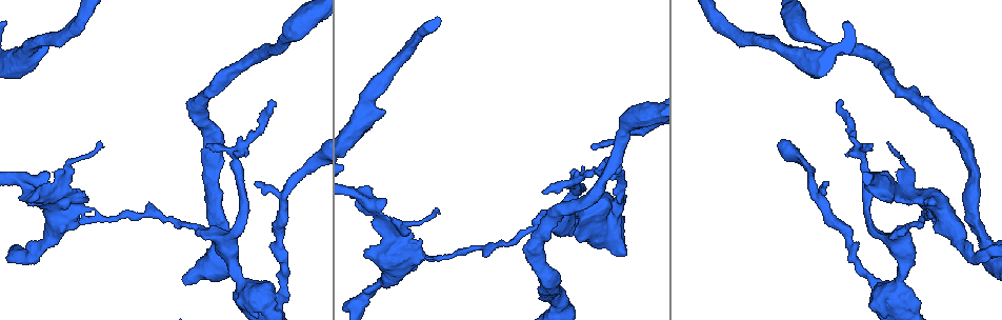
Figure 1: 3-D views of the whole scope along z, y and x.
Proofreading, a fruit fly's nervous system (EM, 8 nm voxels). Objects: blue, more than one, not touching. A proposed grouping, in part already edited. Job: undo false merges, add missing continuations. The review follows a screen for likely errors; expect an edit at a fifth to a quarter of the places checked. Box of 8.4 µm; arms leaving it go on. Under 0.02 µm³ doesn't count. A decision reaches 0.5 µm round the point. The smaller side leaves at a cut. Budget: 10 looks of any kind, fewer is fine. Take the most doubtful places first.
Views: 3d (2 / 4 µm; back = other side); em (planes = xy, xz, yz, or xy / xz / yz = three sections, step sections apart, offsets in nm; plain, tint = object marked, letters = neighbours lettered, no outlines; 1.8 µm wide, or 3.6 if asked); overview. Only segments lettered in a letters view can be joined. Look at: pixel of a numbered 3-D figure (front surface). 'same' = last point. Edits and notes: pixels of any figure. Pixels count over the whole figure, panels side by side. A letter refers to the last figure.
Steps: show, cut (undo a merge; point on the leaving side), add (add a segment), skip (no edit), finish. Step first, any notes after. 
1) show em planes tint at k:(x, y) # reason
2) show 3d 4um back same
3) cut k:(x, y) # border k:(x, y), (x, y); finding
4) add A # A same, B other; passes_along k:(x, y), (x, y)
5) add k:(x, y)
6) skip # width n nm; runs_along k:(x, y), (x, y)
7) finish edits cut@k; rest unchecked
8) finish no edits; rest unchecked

show 3d 2um at 1:(45, 46) # branch stops here

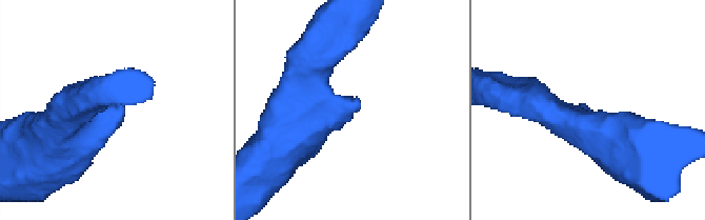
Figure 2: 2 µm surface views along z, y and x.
show em yz step 4 tint at 2:(122, 113) # shape alone is not enough

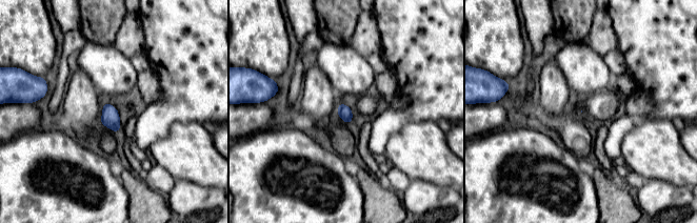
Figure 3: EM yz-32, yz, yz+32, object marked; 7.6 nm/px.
show em planes letters same # another direction

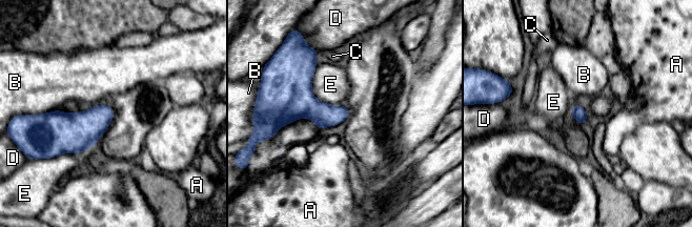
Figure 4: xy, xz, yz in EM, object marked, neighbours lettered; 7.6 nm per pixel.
skip # longest_contact E 380 nm; A other, B other, C other, D other, E other; border 4:(317, 64), (312, 94), (343, 105); none of them fits

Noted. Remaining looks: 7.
show em planes tint at 1:(272, 100) # thin end

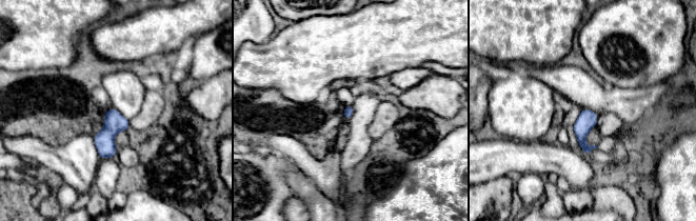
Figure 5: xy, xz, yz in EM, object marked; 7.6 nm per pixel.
show em planes letters same # see the neighbours

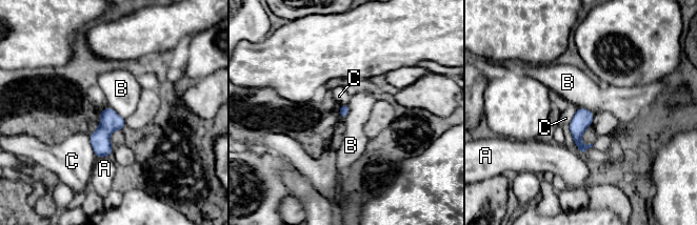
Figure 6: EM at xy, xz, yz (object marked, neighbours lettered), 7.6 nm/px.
skip # A other, B other, C other; border 6:(107, 106), (112, 107), (124, 120); none of them fits

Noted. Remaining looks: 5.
show 3d 4um at 1:(431, 257) # thick turns thin

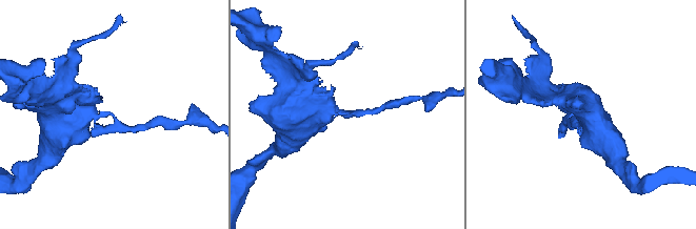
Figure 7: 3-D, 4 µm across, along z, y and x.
show em planes letters at 7:(110, 128) # need the tissue

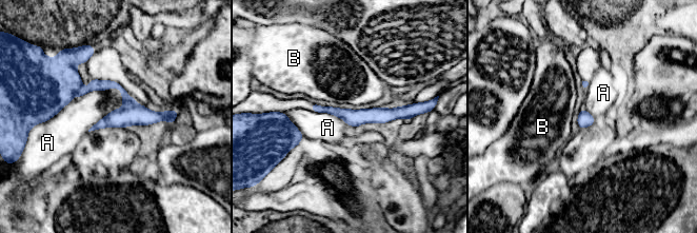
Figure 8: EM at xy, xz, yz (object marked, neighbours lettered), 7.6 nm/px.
cut 8:(46, 84) # A other, B other; a second cell is stuck on

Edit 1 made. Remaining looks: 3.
finish edits cut@8; rest unchecked

